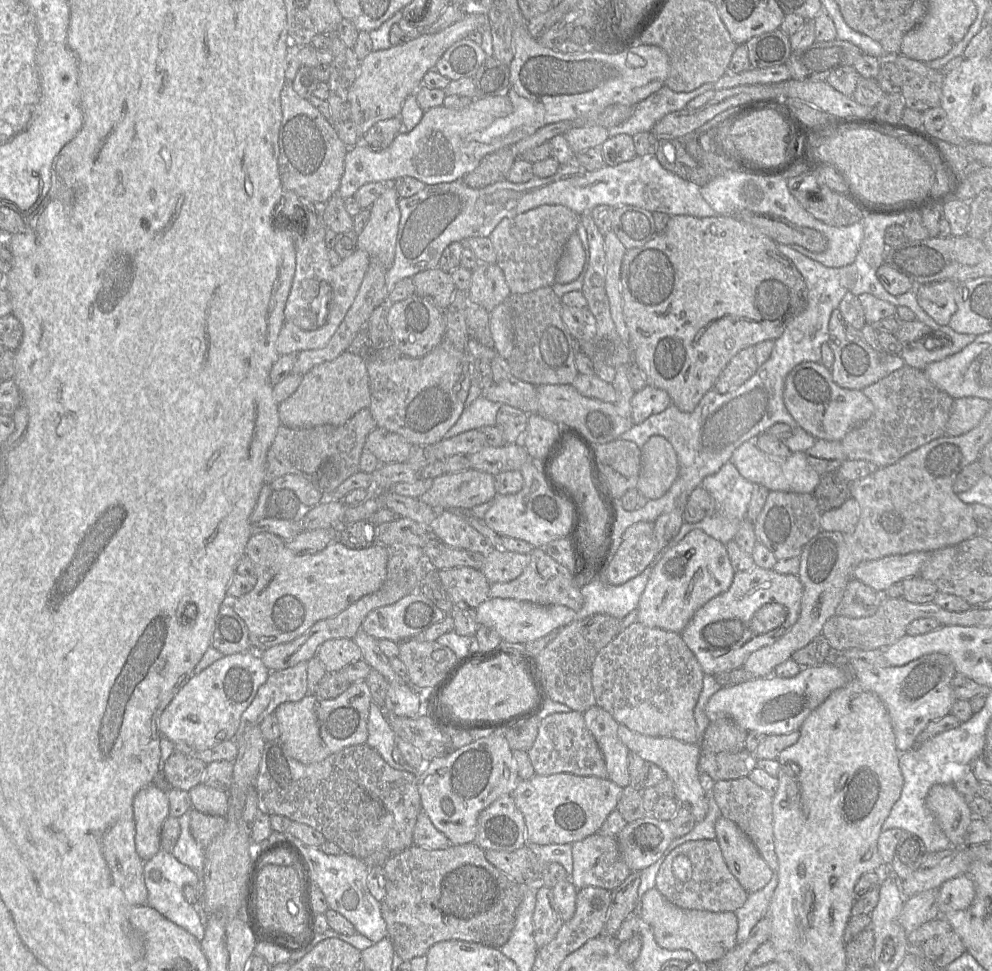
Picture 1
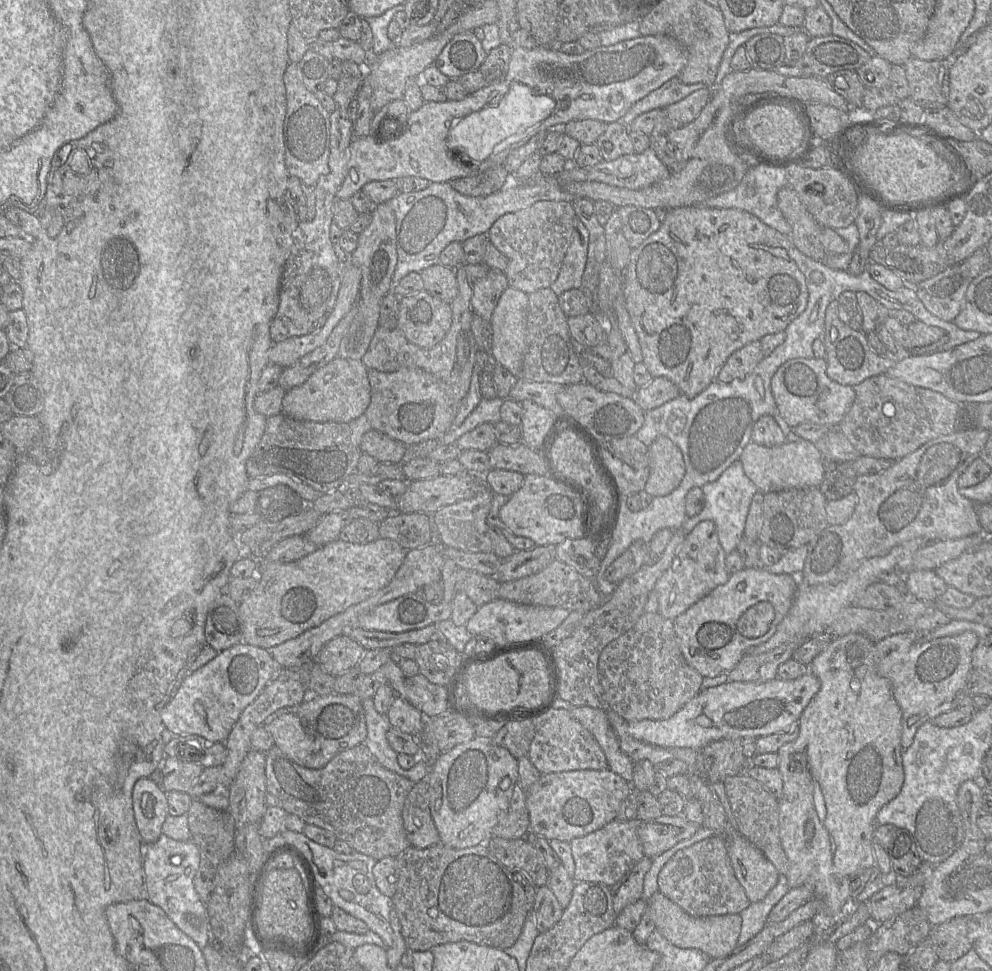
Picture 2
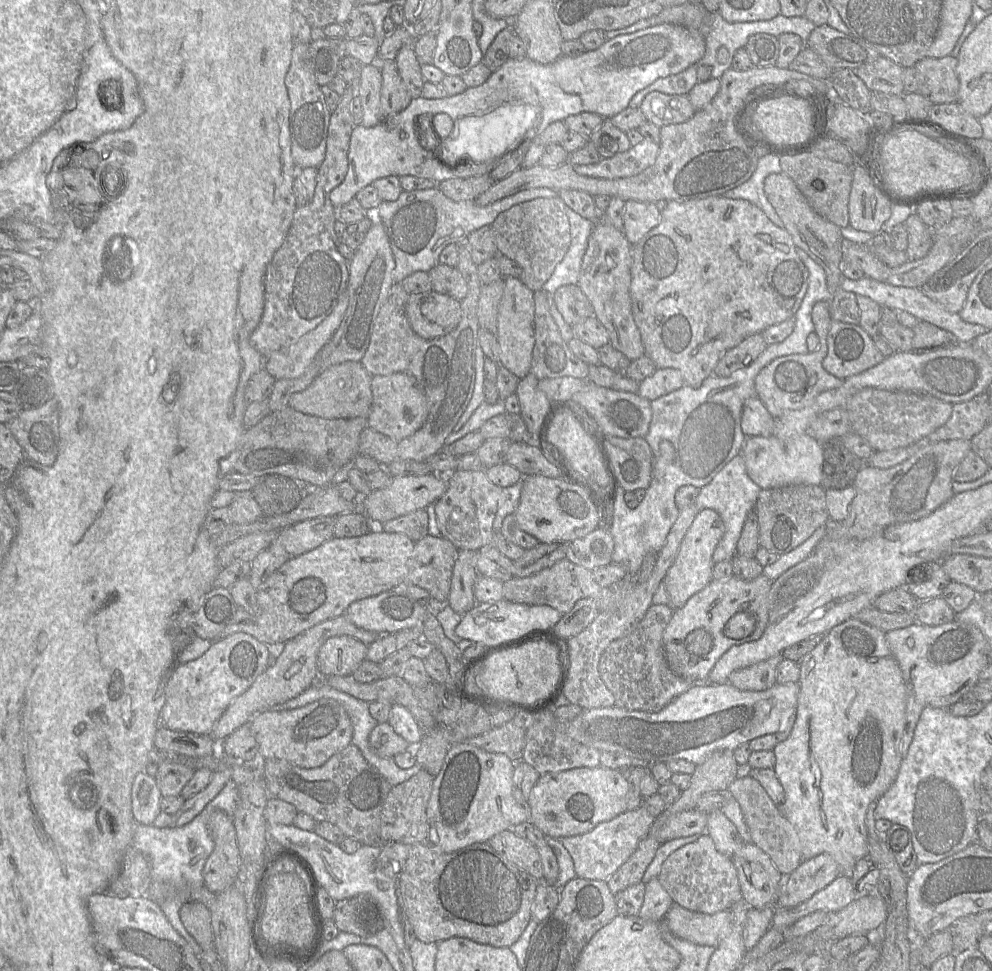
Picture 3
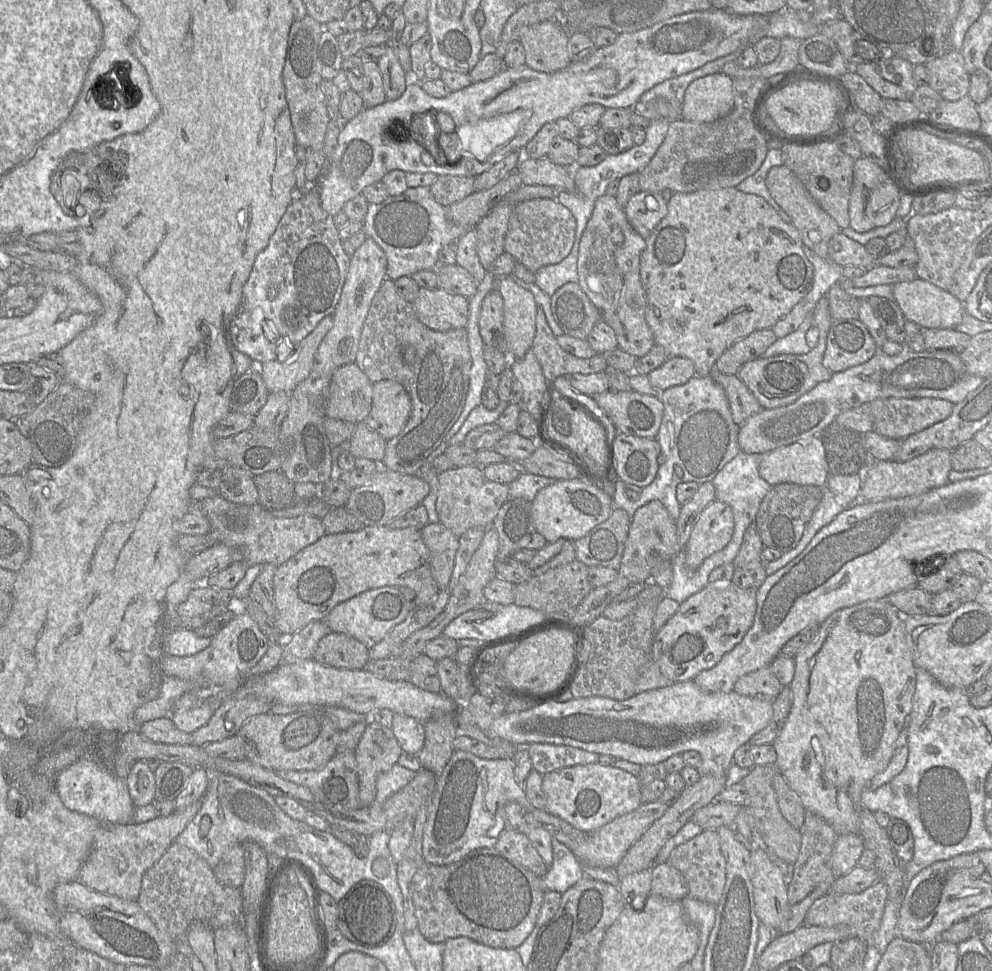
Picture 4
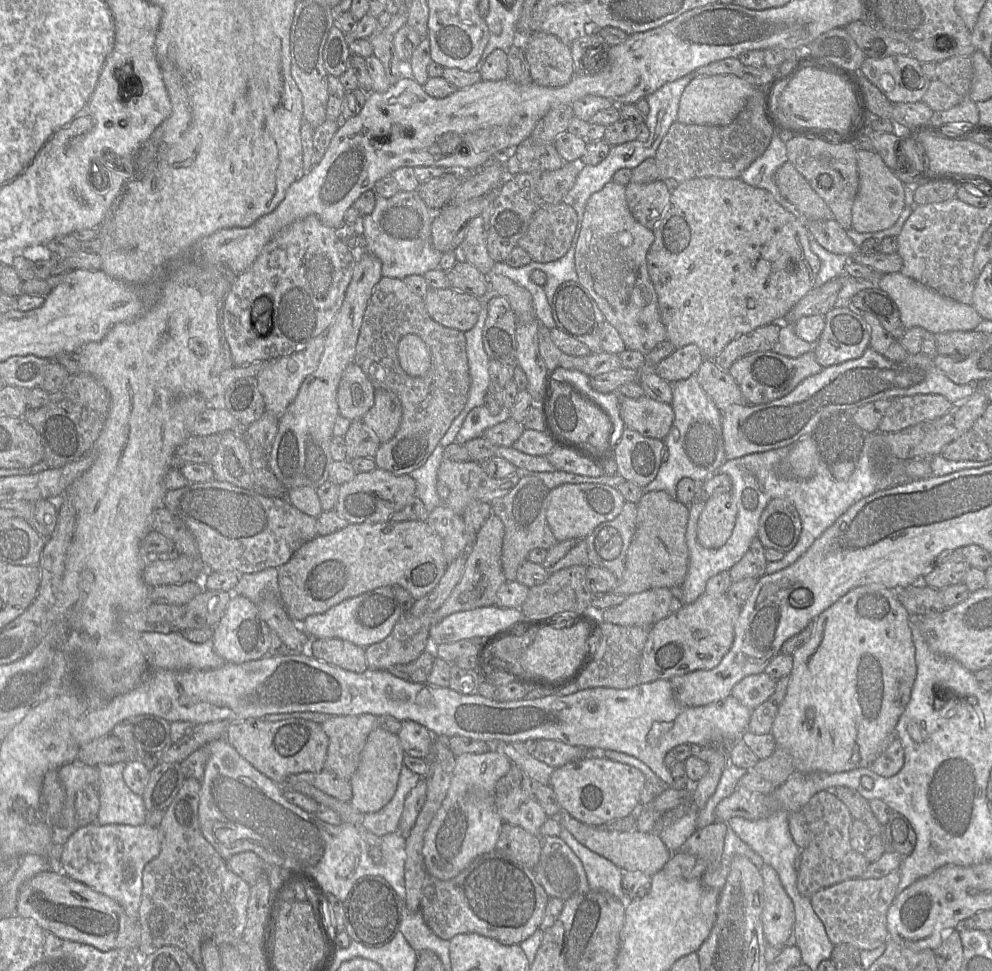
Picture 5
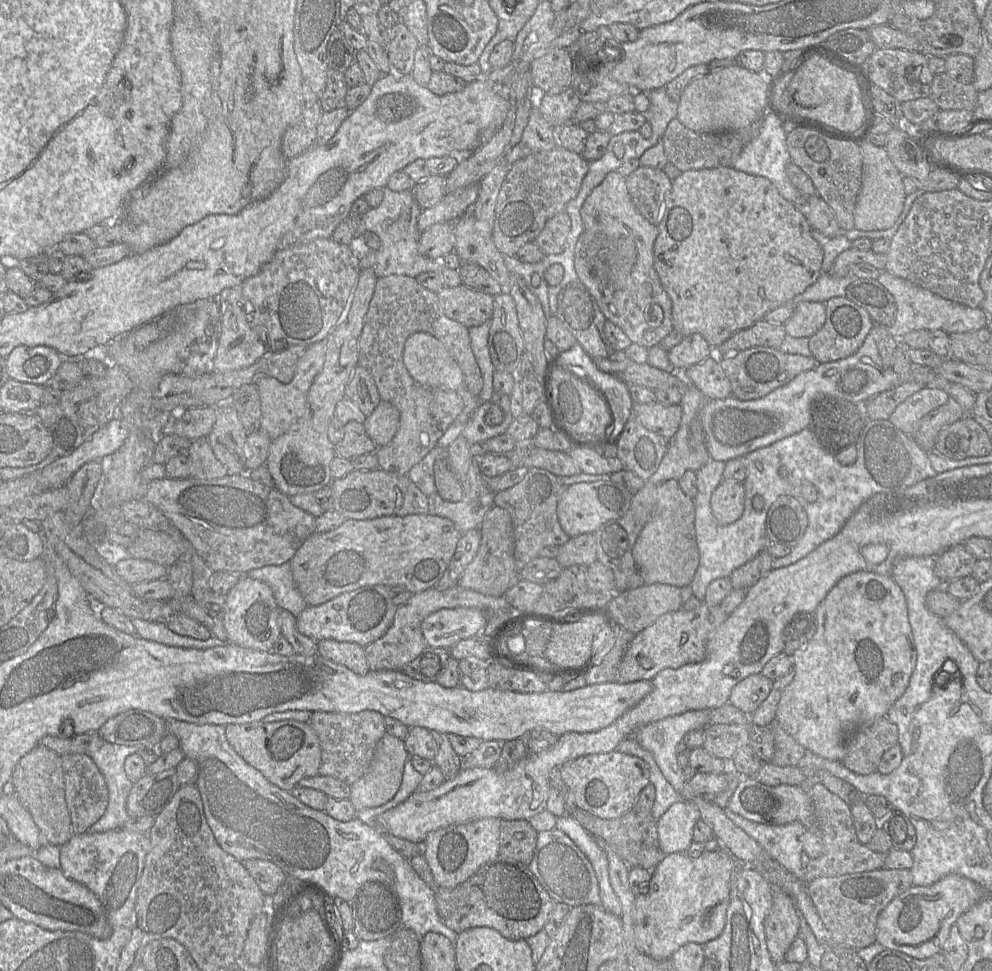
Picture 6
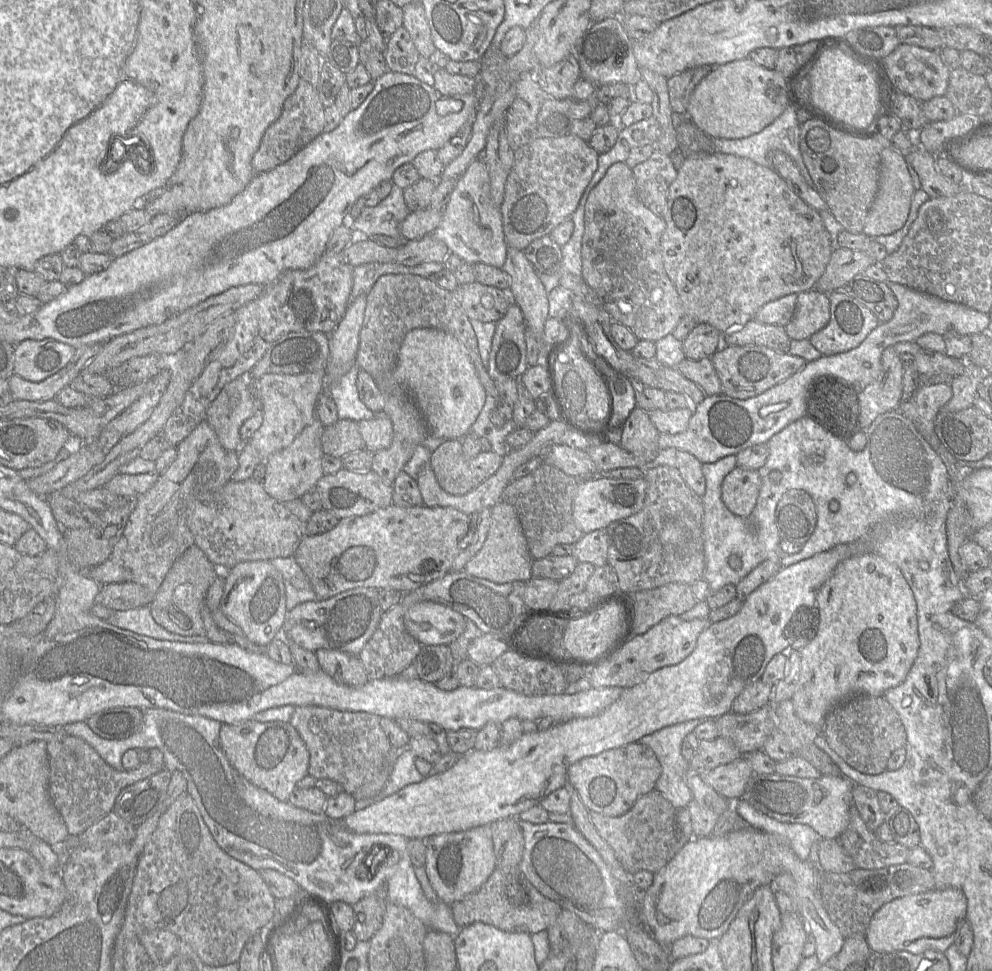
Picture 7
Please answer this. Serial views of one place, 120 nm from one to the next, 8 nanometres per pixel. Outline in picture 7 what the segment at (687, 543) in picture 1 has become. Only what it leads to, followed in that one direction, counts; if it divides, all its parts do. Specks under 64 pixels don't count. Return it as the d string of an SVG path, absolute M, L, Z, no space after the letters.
M737 466L722 482L722 501L733 514L748 517L756 506L761 485L758 470Z

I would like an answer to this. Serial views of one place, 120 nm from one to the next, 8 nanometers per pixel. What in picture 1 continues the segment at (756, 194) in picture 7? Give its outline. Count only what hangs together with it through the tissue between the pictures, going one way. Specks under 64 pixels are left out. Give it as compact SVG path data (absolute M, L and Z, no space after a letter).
M689 215L671 216L663 232L657 233L646 244L628 249L622 260L620 274L622 311L629 331L632 360L643 372L647 385L665 390L679 410L692 412L706 392L711 390L722 370L740 350L765 340L779 338L787 325L808 305L808 289L795 264L778 249L778 244L759 229L744 223L733 215L697 218Z

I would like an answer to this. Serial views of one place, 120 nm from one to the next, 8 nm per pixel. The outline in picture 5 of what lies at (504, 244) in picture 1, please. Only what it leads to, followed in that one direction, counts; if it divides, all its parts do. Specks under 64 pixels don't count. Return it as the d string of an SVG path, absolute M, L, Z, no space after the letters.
M563 202L547 205L534 213L526 233L519 239L517 246L523 248L533 261L540 263L556 261L569 250L577 222L577 213L570 205Z

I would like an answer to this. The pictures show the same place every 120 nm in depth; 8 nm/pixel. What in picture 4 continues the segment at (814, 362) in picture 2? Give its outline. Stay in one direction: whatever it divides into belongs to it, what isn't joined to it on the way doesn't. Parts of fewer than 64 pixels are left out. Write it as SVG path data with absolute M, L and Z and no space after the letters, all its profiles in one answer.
M827 296L822 297L813 310L813 325L819 329L818 344L806 354L780 354L758 357L743 364L737 376L749 388L762 408L772 409L792 404L818 383L831 379L833 372L822 364L832 317Z

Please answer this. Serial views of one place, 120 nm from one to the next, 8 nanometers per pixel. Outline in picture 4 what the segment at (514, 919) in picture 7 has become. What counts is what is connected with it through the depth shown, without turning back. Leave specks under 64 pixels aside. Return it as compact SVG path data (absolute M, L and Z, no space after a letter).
M478 848L447 865L423 862L410 882L418 930L430 942L465 936L495 948L517 948L533 931L546 888L542 877L496 848Z

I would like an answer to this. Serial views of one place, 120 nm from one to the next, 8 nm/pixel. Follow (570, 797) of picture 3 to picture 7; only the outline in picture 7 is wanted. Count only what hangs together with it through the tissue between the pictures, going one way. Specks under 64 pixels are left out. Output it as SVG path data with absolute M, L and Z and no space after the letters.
M640 742L583 758L567 769L568 782L577 790L586 808L610 817L624 815L641 796L655 789L661 772L653 750Z

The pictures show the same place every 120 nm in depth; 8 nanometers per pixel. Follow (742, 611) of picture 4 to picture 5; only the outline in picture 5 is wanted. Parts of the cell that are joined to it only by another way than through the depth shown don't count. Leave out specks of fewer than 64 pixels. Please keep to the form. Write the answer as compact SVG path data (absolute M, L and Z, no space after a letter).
M702 594L694 602L683 605L677 612L669 614L650 628L647 641L642 650L639 684L658 679L670 680L695 670L715 668L729 652L734 641L734 626L741 612L741 606L733 603L726 594Z

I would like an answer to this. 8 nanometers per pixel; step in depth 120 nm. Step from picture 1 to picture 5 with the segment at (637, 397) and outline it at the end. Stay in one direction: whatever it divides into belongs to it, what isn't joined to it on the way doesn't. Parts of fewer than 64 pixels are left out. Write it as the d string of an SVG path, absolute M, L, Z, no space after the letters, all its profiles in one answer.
M689 344L675 349L654 367L654 371L672 383L695 375L704 360L699 348L695 344Z

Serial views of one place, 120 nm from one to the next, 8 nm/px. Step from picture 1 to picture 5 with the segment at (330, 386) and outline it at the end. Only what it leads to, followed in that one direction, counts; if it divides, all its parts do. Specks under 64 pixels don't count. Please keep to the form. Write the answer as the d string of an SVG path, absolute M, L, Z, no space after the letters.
M350 363L342 373L337 390L339 415L350 421L362 421L374 404L376 388L363 370Z

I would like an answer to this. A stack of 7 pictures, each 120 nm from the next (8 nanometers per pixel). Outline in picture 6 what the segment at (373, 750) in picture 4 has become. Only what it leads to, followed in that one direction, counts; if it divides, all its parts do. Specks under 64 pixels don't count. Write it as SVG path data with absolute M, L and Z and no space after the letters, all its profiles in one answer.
M385 733L376 745L372 762L365 774L350 785L349 800L358 811L375 808L391 800L397 793L404 771L404 764L409 758L404 741Z

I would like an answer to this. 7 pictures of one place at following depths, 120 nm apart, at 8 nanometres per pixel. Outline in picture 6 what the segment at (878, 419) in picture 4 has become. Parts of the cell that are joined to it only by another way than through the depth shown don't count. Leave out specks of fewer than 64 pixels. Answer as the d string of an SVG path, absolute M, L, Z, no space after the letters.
M924 387L900 403L888 420L899 430L911 436L916 430L916 424L932 410L945 404L949 397L941 389Z

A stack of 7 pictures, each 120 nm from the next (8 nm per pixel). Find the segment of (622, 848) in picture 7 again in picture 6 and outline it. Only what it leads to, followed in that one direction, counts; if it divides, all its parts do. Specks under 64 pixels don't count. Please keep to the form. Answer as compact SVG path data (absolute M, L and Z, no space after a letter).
M648 783L640 792L634 806L624 815L615 819L602 819L583 809L573 812L573 819L593 837L604 839L611 847L626 847L628 844L641 843L641 848L660 847L657 831L657 820L652 815L656 796L655 787Z

